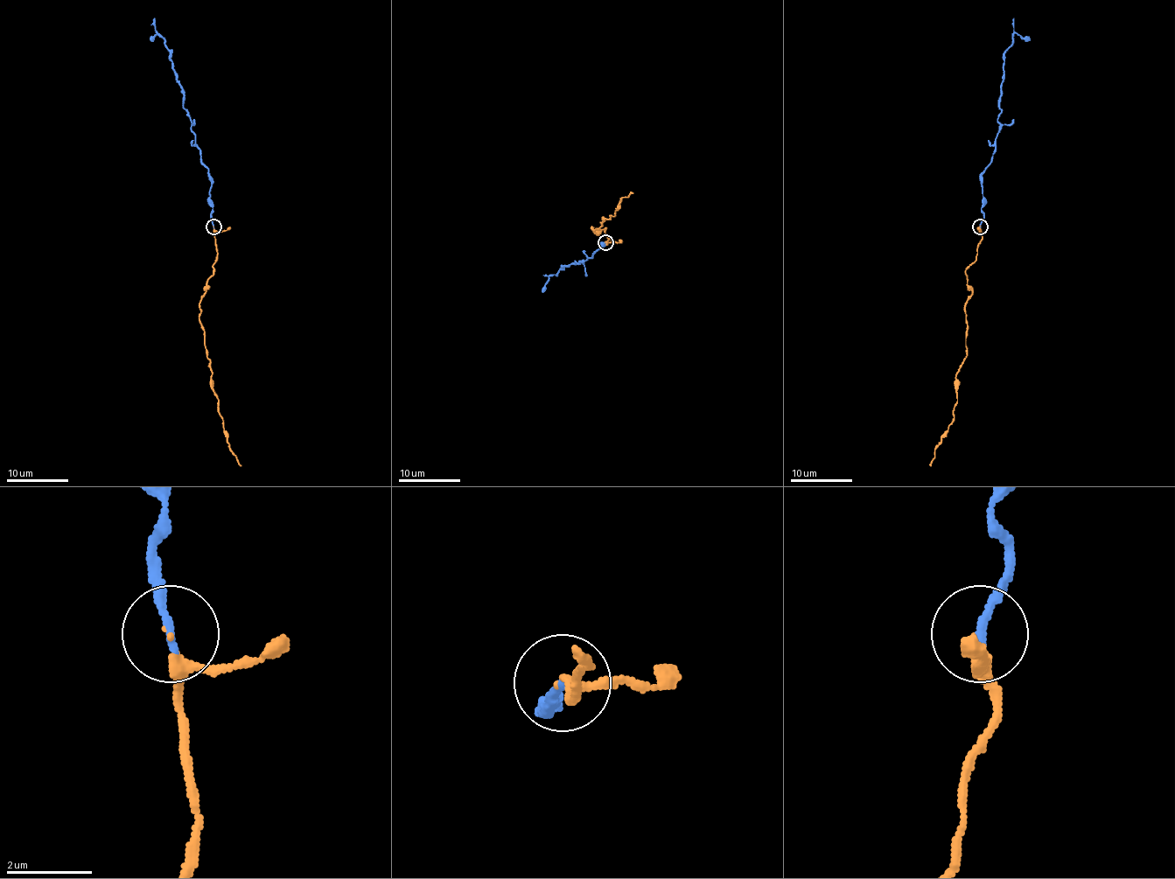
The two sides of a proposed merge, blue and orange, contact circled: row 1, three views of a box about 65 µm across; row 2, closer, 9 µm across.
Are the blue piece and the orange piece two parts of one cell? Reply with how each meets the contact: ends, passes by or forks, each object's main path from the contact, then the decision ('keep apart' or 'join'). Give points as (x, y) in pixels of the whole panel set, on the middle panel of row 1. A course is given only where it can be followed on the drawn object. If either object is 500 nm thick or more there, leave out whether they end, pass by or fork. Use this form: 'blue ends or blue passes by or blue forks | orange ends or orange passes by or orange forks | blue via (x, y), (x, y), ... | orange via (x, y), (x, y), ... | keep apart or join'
blue ends | orange passes by | blue via (604, 241), (604, 246), (604, 243), (600, 245), (584, 261), (563, 266), (557, 274), (549, 277), (542, 292) | orange via (604, 241), (604, 227), (596, 233), (590, 227), (597, 229), (604, 219), (610, 219), (620, 199), (632, 192) | join

